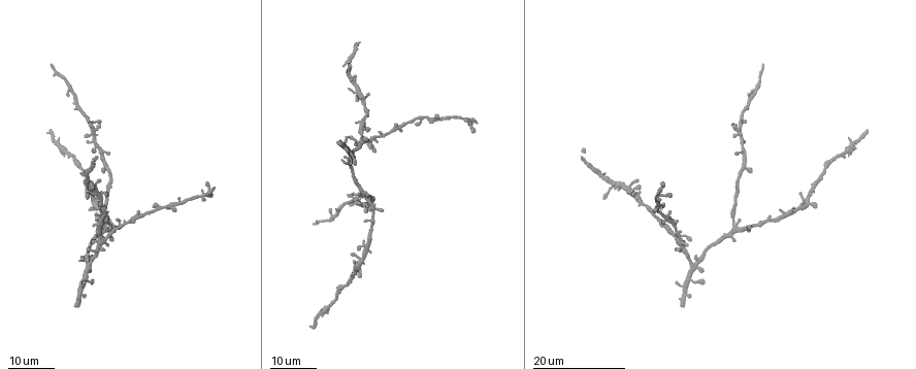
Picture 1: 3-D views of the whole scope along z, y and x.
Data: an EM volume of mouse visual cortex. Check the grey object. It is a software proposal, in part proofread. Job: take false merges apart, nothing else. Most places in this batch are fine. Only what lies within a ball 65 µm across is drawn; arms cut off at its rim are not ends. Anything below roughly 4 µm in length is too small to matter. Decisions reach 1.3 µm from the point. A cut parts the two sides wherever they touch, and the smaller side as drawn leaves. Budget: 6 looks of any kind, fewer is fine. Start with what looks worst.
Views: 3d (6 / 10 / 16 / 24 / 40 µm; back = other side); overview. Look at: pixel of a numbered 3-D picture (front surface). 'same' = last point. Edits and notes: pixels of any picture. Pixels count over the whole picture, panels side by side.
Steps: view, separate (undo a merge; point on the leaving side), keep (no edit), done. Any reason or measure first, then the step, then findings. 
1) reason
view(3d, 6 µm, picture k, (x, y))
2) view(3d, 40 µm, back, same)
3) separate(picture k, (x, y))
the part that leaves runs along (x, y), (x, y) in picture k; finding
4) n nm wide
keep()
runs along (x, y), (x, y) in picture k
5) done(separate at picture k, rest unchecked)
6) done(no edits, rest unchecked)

a fork
view(3d, 16 µm, picture 1, (103, 225))

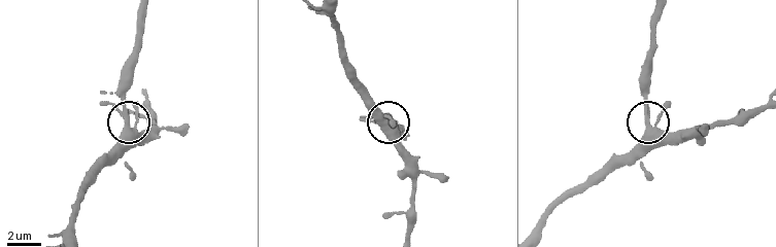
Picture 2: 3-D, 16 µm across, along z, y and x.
view(3d, 6 µm, picture 2, (131, 130))

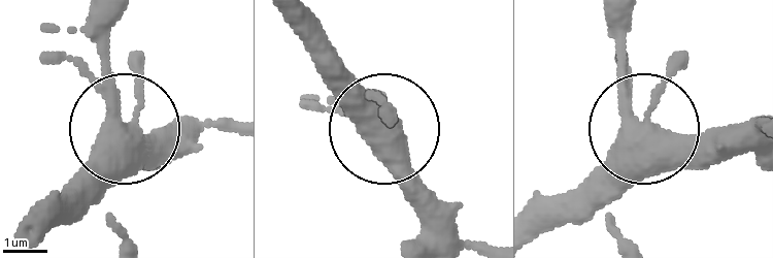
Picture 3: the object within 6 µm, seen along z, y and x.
keep()
runs along (39, 239), (128, 132), (105, 66), (105, 22) in picture 3; all the same neuron

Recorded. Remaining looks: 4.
calibre changes
view(3d, 24 µm, picture 1, (758, 225))

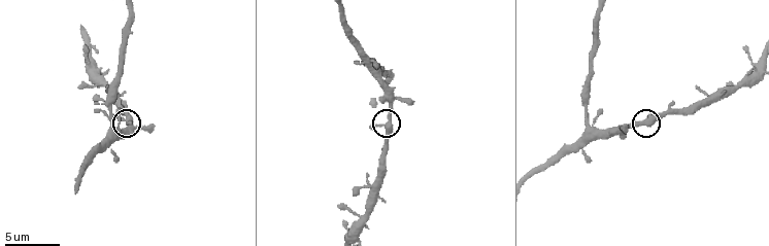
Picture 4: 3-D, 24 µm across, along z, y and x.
view(3d, 10 µm, picture 4, (642, 122))

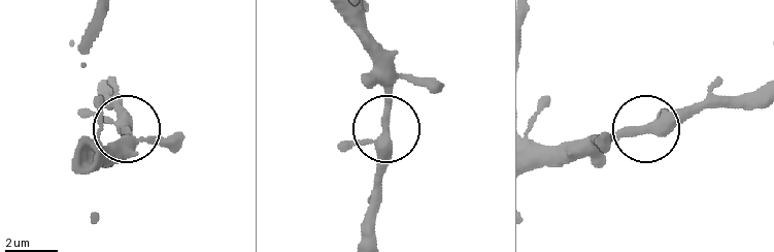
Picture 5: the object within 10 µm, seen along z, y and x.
3 arms
keep()
runs along (346, 20), (386, 99), (379, 211) in picture 5; all the same neuron

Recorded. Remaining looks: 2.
two arms in line, one across
view(3d, 24 µm, picture 1, (68, 152))

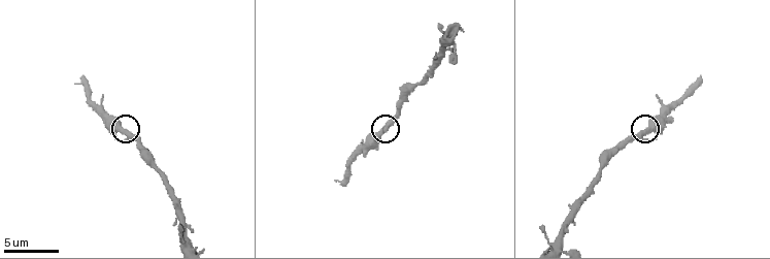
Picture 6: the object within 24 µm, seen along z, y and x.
view(3d, 10 µm, picture 6, (642, 131))

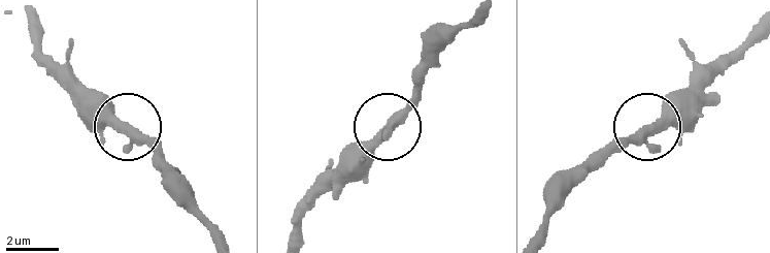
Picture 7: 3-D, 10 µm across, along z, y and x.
keep()
runs along (535, 233), (679, 89) in picture 7; continuous, no second neuron

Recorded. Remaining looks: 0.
done(no edits, rest unchecked)

